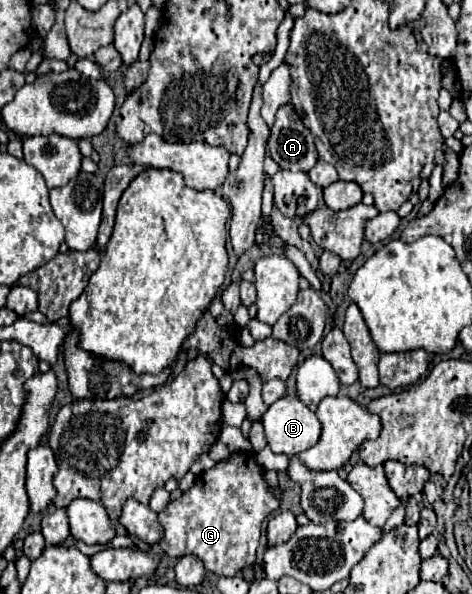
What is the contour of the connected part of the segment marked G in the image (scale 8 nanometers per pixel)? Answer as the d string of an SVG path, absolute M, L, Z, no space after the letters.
M233 452L225 460L217 462L211 470L197 476L195 484L181 494L177 500L169 500L167 508L159 512L159 522L165 528L165 536L159 542L161 550L173 558L183 558L187 554L193 554L203 560L205 570L213 572L217 576L235 576L245 566L251 566L255 562L255 550L259 546L261 536L261 524L263 520L279 508L279 498L273 494L273 488L265 480L265 468L257 464L255 452Z

